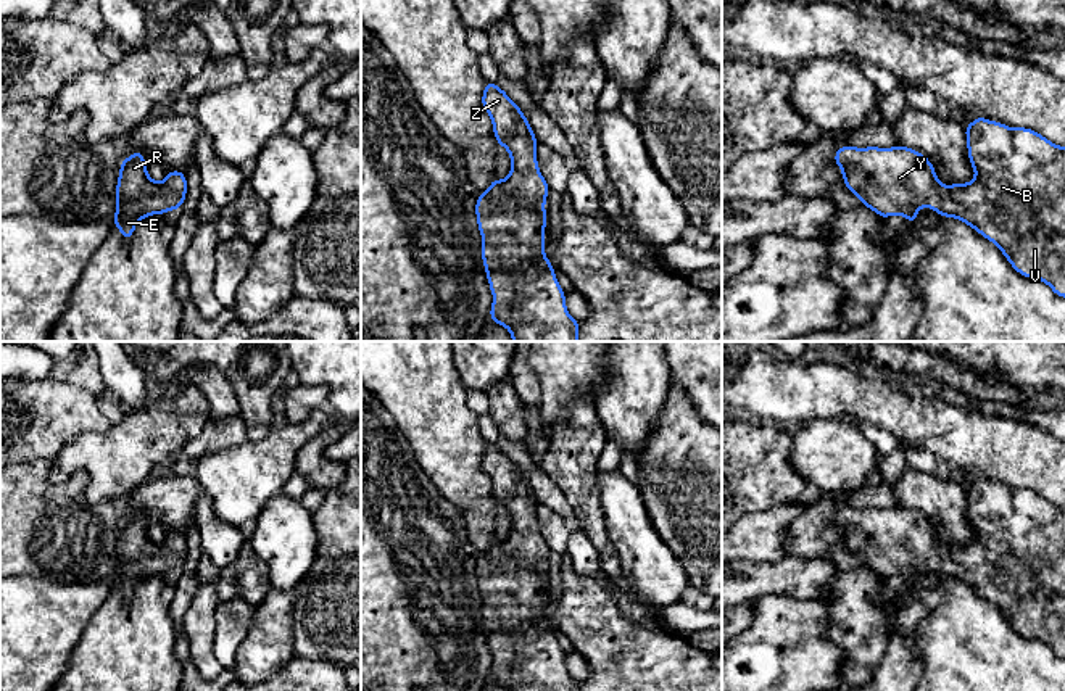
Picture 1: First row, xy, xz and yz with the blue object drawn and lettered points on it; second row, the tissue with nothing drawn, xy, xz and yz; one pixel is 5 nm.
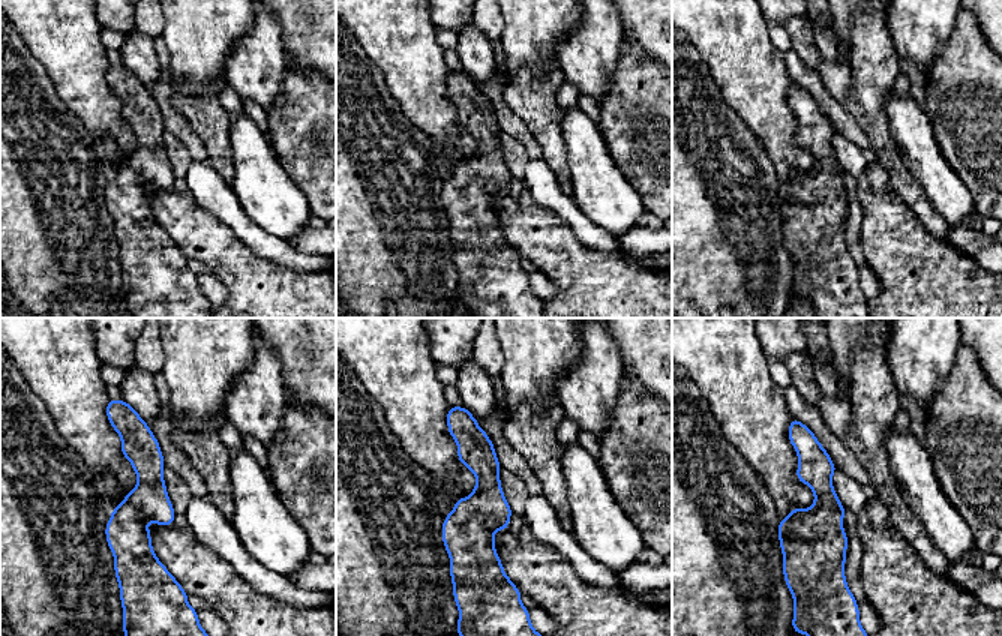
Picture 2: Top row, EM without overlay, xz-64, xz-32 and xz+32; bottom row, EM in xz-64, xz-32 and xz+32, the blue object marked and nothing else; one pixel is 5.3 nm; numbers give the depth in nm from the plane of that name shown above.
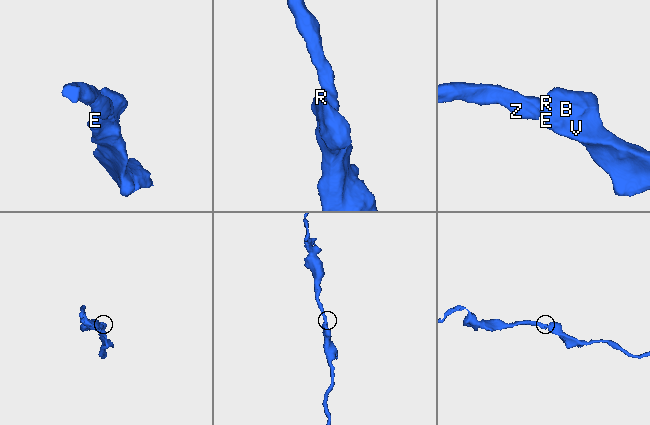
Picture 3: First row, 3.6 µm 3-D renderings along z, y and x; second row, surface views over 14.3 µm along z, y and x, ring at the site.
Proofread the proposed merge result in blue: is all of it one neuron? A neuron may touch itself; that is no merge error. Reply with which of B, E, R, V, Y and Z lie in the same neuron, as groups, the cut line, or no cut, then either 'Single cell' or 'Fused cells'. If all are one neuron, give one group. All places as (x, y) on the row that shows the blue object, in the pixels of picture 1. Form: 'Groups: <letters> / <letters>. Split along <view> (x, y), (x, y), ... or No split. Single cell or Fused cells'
Groups: B E R V Y Z. No split. Single cell

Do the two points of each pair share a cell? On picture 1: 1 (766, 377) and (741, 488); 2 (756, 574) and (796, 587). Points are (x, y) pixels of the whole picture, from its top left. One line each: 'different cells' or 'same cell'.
1: different cells
2: same cell

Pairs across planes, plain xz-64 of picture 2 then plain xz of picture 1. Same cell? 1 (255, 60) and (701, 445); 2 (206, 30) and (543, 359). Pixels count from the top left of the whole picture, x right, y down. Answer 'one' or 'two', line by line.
1: two
2: one

